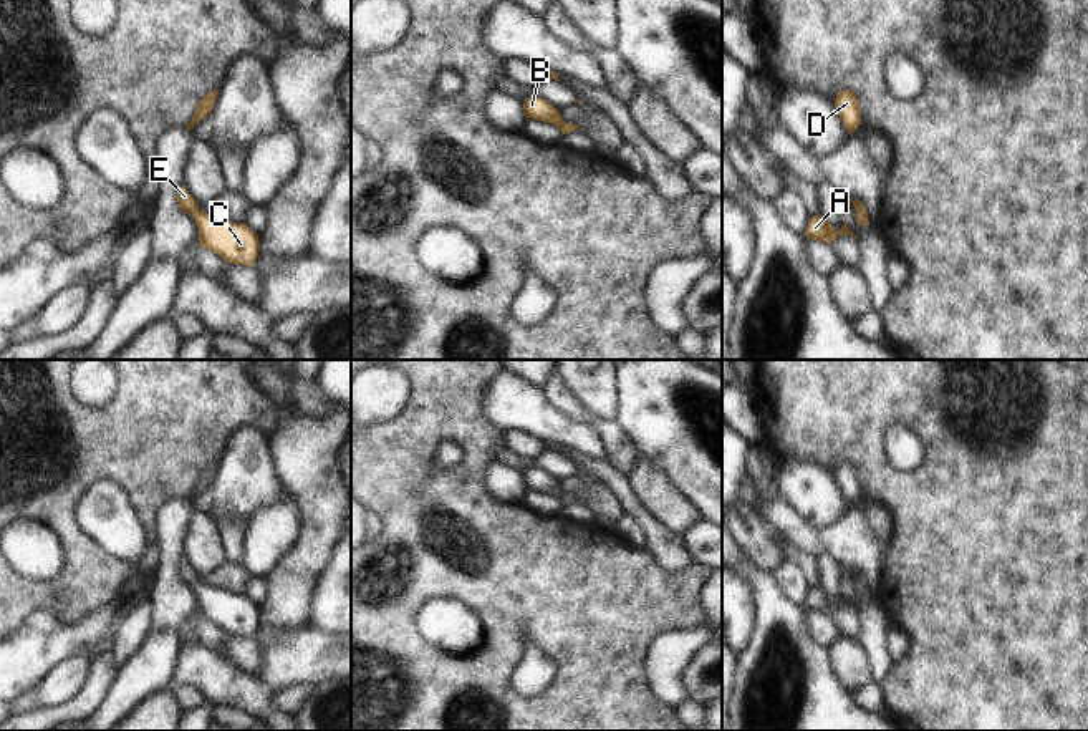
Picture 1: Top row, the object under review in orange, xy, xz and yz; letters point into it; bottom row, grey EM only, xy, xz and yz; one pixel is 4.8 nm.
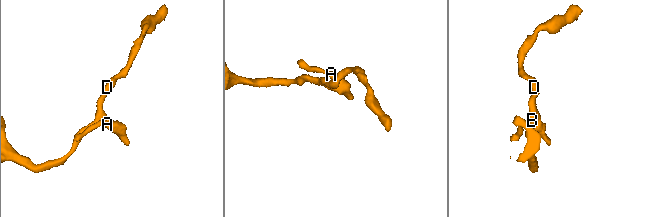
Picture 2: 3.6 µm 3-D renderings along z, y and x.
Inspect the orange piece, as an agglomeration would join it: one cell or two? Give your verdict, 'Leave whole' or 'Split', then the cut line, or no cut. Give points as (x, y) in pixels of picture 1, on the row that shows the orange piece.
Leave whole. No split.

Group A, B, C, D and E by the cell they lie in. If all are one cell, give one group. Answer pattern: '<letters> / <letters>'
A B C D E

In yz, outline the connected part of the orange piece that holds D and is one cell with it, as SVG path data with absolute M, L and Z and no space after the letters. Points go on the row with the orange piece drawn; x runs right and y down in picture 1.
M851 90L840 91L835 98L835 106L845 128L853 134L861 124L861 109L856 94Z

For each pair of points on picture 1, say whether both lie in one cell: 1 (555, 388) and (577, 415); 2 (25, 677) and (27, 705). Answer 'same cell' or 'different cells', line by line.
1: same cell
2: different cells

